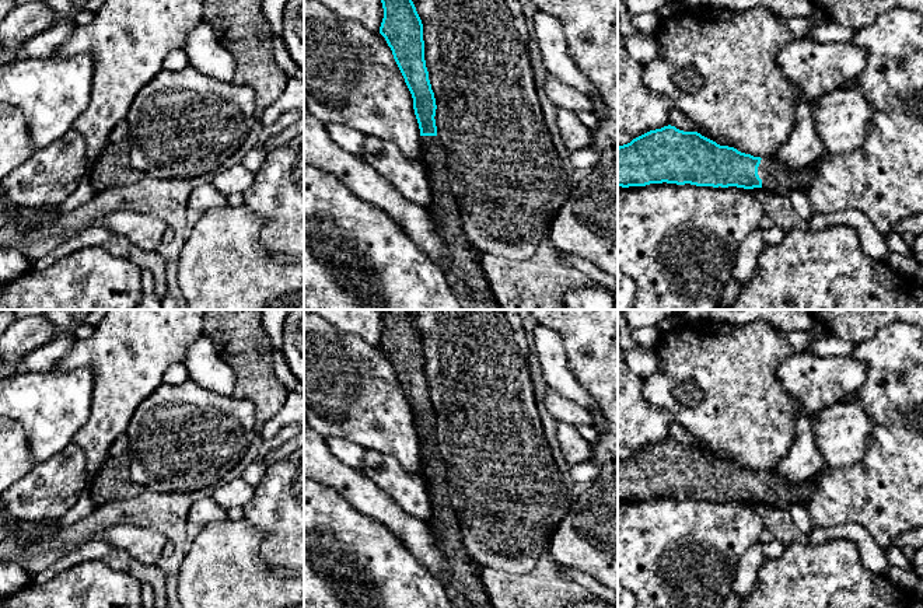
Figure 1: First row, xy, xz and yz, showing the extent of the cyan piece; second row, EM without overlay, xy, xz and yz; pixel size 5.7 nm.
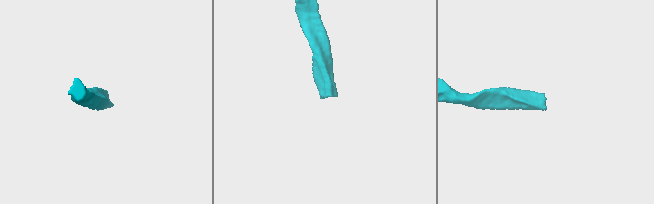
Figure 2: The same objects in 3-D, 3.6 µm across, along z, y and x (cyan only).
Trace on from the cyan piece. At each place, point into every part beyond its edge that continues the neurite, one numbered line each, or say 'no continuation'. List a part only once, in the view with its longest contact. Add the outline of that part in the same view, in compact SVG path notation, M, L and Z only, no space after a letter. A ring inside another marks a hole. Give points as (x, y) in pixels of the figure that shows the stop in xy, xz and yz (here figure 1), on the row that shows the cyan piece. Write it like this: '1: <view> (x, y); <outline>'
1: yz (776, 177); M776 154L766 156L761 160L758 175L762 179L762 189L789 195L794 189L808 189L815 177L815 163L791 171L777 160Z

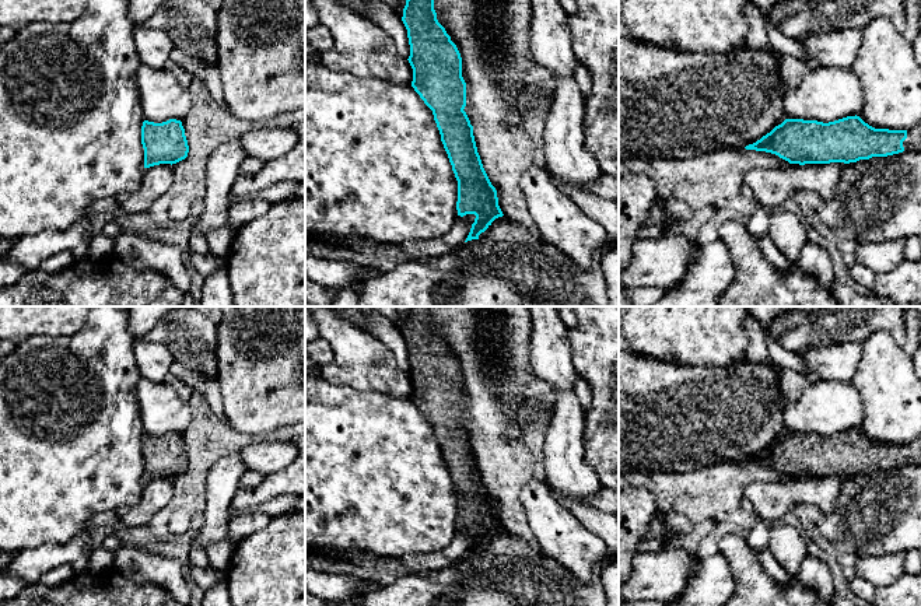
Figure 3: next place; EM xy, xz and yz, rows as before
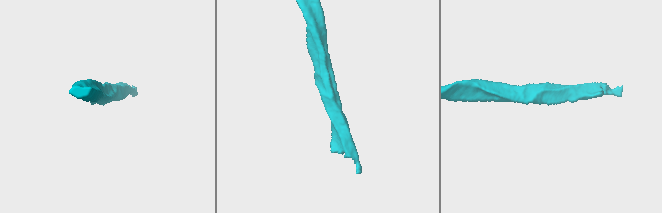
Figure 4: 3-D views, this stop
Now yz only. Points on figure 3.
1: yz (913, 143); M921 122L907 129L907 139L903 141L904 151L921 150Z

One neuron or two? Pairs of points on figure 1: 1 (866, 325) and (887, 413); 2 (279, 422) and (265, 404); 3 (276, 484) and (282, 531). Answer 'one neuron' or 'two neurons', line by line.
1: two neurons
2: two neurons
3: one neuron

